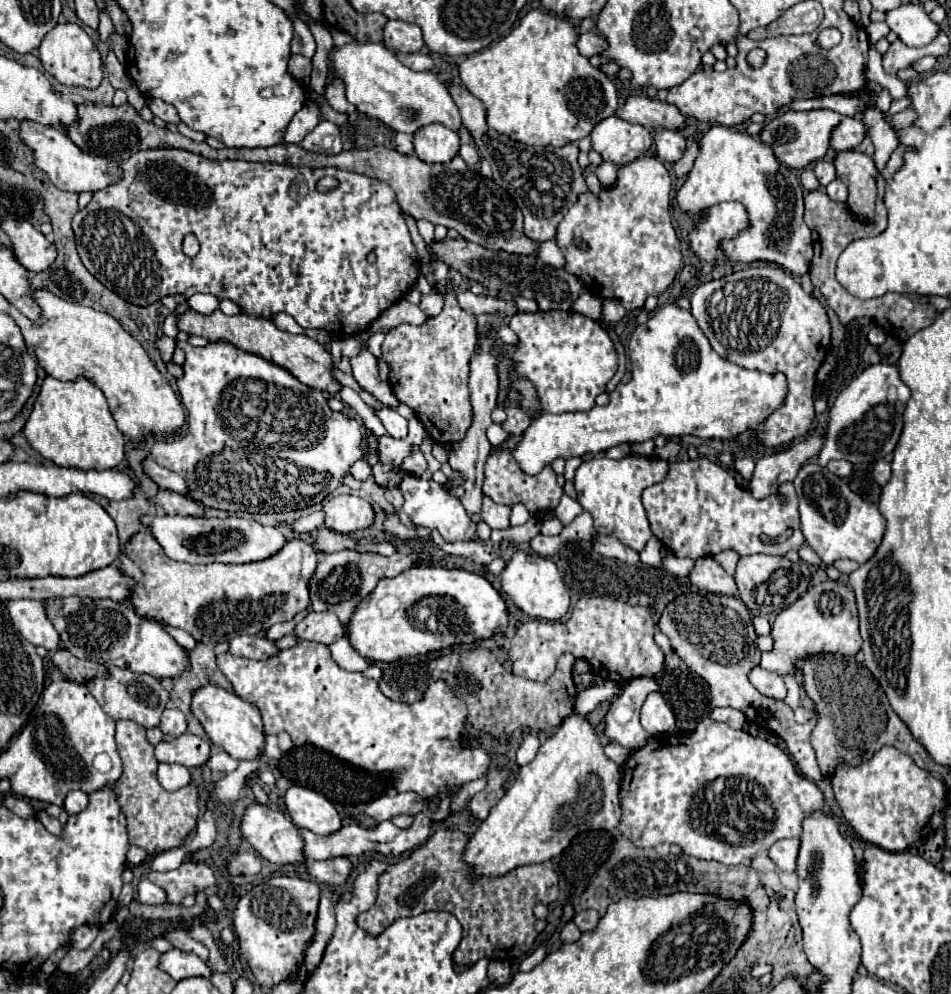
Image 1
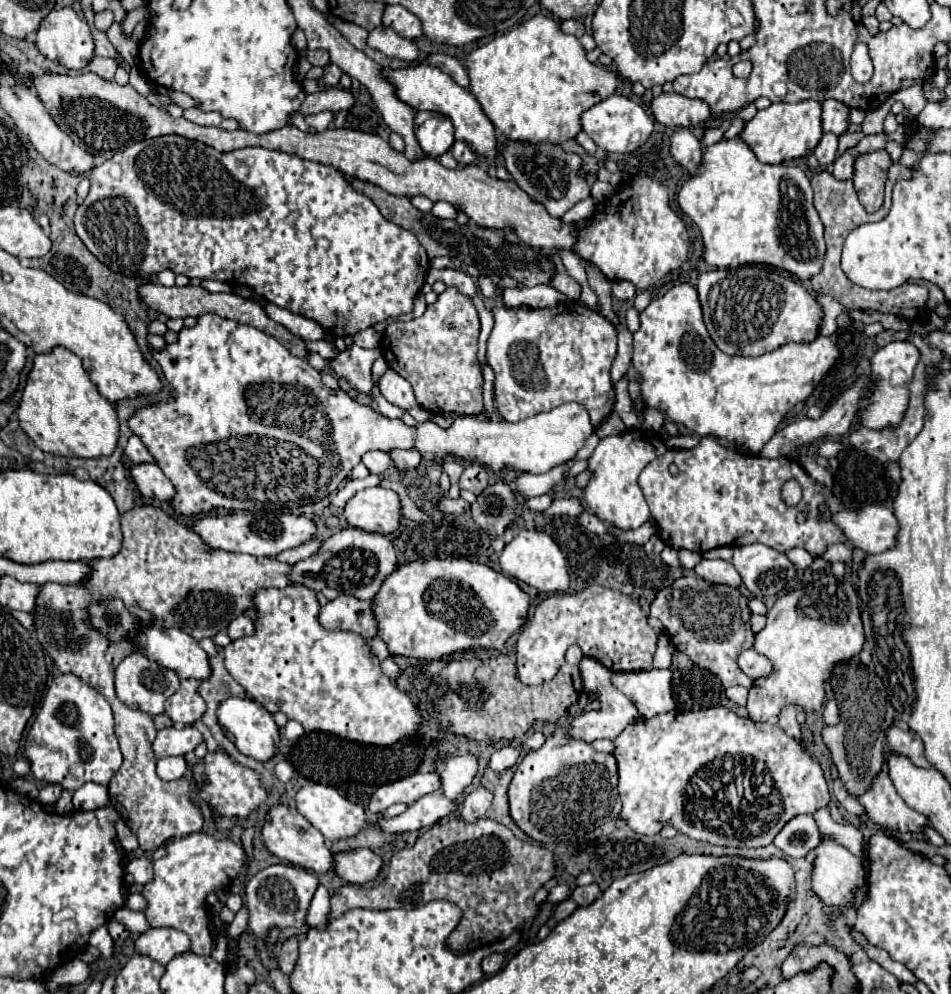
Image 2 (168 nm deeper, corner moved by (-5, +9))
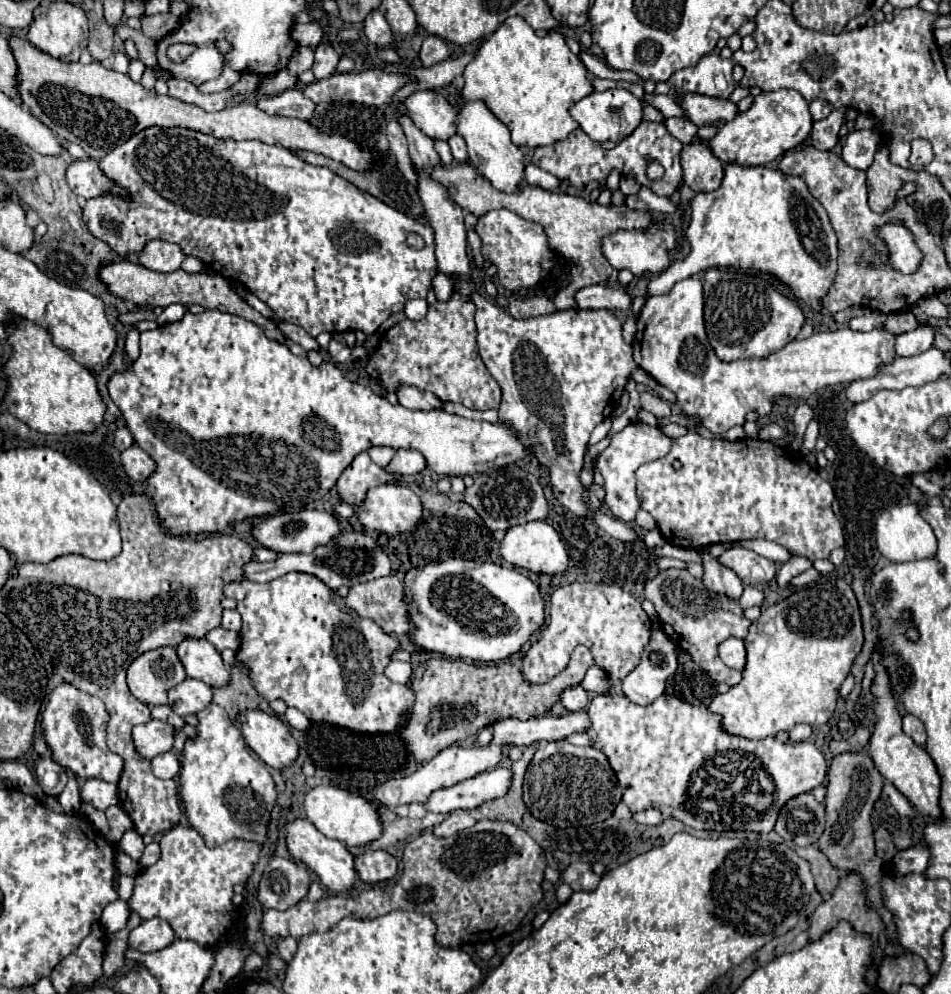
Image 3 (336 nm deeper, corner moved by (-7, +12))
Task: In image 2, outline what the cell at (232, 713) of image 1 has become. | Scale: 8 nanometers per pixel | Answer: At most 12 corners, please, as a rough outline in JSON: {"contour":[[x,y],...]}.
{"contour":[[229,697],[219,725],[243,755],[275,757],[279,727],[257,701]]}

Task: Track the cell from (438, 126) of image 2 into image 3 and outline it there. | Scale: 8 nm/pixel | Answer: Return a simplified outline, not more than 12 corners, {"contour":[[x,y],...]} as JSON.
{"contour":[[419,90],[405,100],[415,126],[433,140],[455,134],[447,98]]}

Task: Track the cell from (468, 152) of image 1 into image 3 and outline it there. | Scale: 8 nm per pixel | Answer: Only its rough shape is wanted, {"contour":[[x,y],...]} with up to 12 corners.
{"contour":[[459,134],[449,138],[455,162],[467,162],[467,146]]}

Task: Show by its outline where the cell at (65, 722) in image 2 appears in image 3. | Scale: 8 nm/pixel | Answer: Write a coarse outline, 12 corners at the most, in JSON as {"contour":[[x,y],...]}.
{"contour":[[59,684],[41,734],[59,766],[117,782],[103,700]]}

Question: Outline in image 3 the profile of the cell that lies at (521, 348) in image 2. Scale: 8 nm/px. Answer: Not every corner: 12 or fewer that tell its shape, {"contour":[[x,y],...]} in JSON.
{"contour":[[473,278],[479,354],[499,420],[549,466],[573,514],[593,428],[613,414],[631,346],[611,310],[517,320]]}

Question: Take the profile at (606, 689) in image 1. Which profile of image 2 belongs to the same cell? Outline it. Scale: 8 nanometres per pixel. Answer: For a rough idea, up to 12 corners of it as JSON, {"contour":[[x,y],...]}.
{"contour":[[671,669],[615,673],[615,687],[649,719],[675,709]]}

